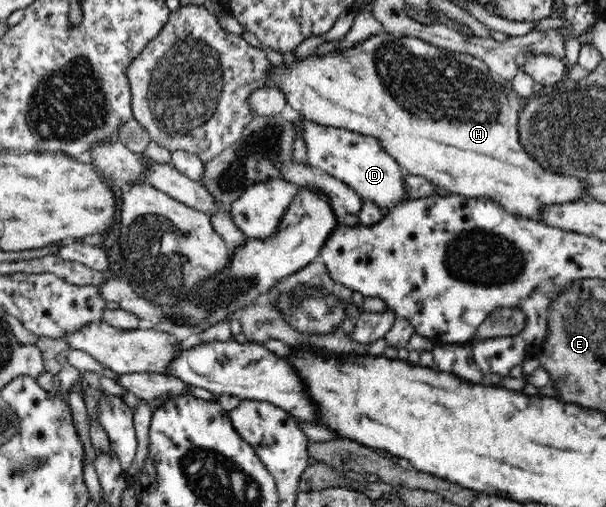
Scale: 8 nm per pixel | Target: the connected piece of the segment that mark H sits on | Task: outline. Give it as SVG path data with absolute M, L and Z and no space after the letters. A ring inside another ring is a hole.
M391 33L375 34L375 36L366 39L363 44L359 44L359 46L355 45L353 48L349 48L349 50L343 50L343 52L333 51L321 55L321 57L317 57L315 53L312 53L304 58L304 60L293 62L293 64L271 65L269 82L266 84L267 86L280 88L284 92L286 104L289 104L293 110L297 110L305 119L315 121L320 125L351 130L352 132L375 138L381 143L381 147L387 151L387 154L390 154L406 173L426 178L433 184L448 190L451 195L459 194L469 198L484 197L493 203L500 204L512 215L533 218L535 220L540 220L540 210L543 207L566 202L590 200L590 196L586 194L588 186L586 186L584 180L561 174L553 174L549 169L545 168L543 163L539 164L525 151L525 147L521 146L521 141L519 141L519 113L515 111L509 99L507 99L505 87L491 76L491 72L485 62L469 53L449 52L416 37L398 37Z

